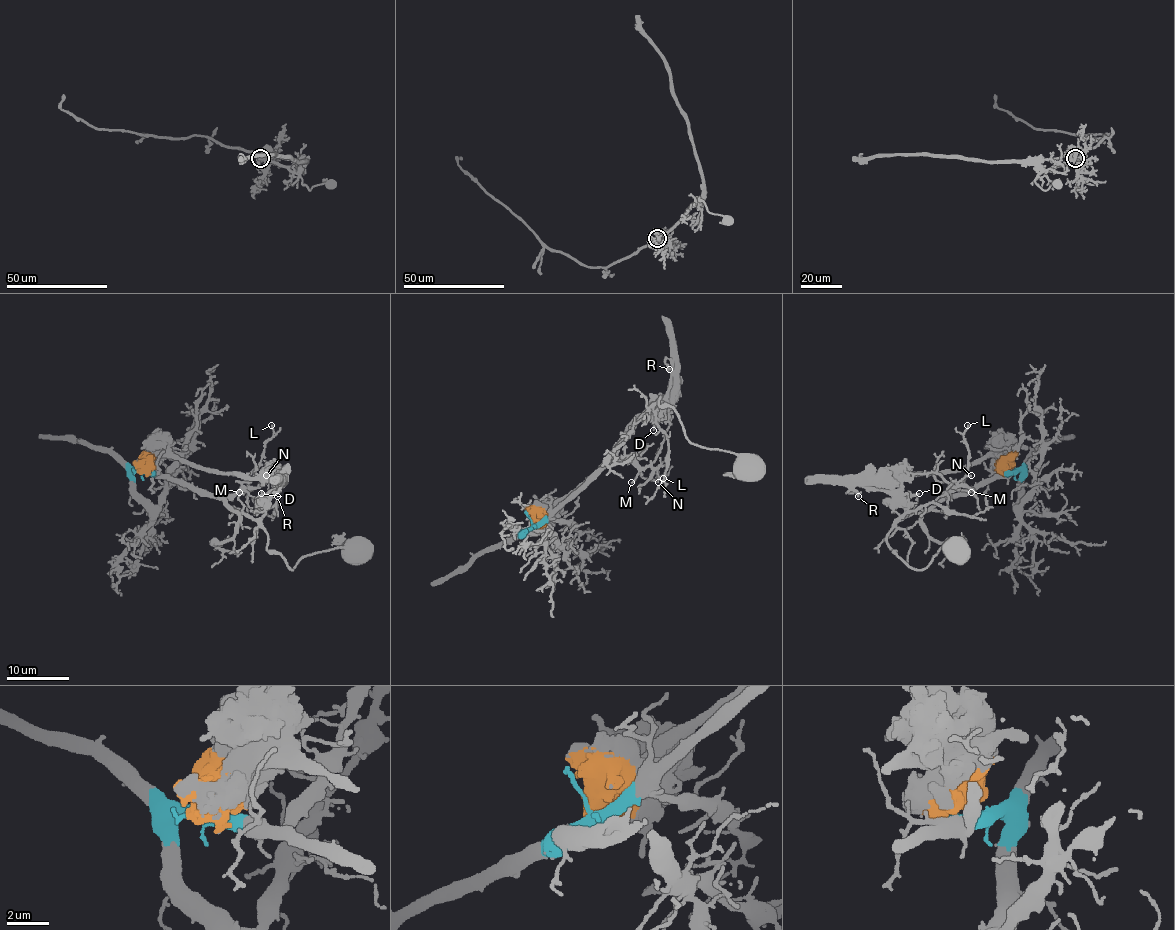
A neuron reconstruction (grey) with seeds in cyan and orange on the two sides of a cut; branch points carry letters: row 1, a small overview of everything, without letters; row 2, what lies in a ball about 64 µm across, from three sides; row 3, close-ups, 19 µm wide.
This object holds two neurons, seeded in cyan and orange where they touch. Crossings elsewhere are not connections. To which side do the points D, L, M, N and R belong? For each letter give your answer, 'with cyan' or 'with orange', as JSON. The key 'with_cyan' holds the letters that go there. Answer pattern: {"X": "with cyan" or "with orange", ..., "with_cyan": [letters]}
{"D": "with orange", "L": "with cyan", "M": "with cyan", "N": "with cyan", "R": "with orange", "with_cyan": ["L", "M", "N"]}

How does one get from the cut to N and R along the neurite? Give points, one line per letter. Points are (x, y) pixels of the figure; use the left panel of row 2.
N: (139, 470), (169, 475), (214, 495), (236, 495), (249, 487), (262, 486), (266, 475)
R: (139, 468), (158, 456), (177, 456), (221, 473), (269, 478), (280, 486), (273, 492), (277, 497)

